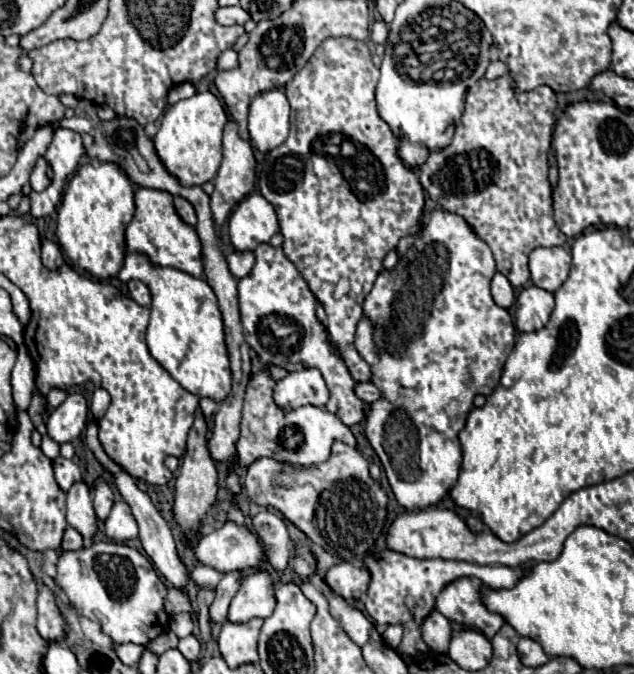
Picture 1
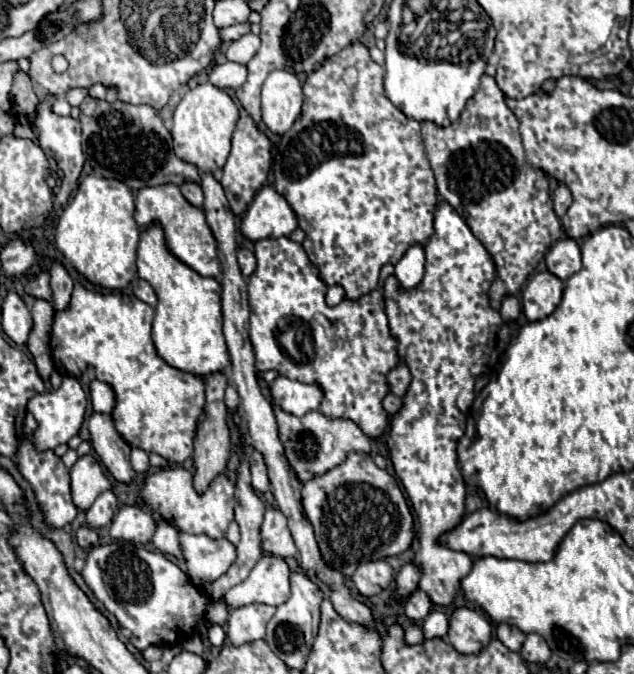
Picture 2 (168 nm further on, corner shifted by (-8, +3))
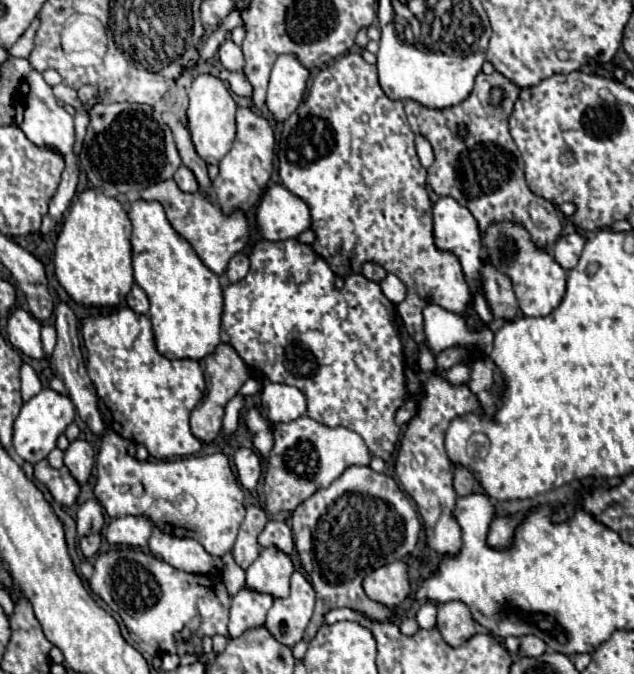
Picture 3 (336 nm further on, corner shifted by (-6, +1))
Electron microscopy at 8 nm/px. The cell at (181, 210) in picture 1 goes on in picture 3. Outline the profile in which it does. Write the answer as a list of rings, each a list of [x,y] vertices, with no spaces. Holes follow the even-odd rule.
[[[186,166],[178,168],[178,172],[174,174],[174,180],[176,180],[176,184],[178,184],[178,188],[180,188],[182,192],[190,192],[190,194],[192,194],[192,192],[198,192],[198,190],[200,190],[194,174],[192,174]]]

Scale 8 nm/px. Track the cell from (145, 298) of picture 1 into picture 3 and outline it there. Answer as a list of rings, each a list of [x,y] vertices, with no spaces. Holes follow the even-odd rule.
[[[138,284],[132,286],[132,290],[130,290],[128,296],[126,296],[126,302],[128,302],[128,306],[130,306],[134,312],[138,312],[138,314],[148,314],[148,308],[150,308],[148,296],[146,296],[146,292],[144,292]]]

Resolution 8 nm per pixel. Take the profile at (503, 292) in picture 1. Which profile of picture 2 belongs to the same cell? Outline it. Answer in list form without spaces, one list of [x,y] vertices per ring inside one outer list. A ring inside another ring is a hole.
[[[508,296],[504,302],[502,302],[502,308],[500,308],[500,316],[504,318],[504,322],[512,322],[516,320],[520,314],[520,304],[514,296]]]

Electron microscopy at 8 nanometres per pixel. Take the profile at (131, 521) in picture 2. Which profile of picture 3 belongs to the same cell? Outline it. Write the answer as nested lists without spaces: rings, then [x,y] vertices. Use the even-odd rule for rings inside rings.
[[[120,516],[108,524],[106,540],[108,544],[128,544],[128,546],[148,546],[154,524],[146,516]]]

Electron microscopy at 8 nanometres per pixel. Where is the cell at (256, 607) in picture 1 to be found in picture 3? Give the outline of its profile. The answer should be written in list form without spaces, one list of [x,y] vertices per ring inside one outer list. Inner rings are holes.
[[[264,548],[246,570],[244,586],[260,594],[270,594],[272,598],[286,598],[290,594],[292,572],[290,556],[278,552],[278,548]]]

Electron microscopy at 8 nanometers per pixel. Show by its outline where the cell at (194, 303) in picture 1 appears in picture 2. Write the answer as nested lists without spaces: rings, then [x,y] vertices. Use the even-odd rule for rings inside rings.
[[[158,222],[140,230],[136,264],[138,276],[156,290],[158,306],[166,306],[166,310],[156,310],[152,322],[152,340],[158,354],[170,366],[196,376],[224,370],[230,364],[230,358],[220,322],[220,284],[214,278],[200,276],[180,262],[168,250],[164,230]]]

